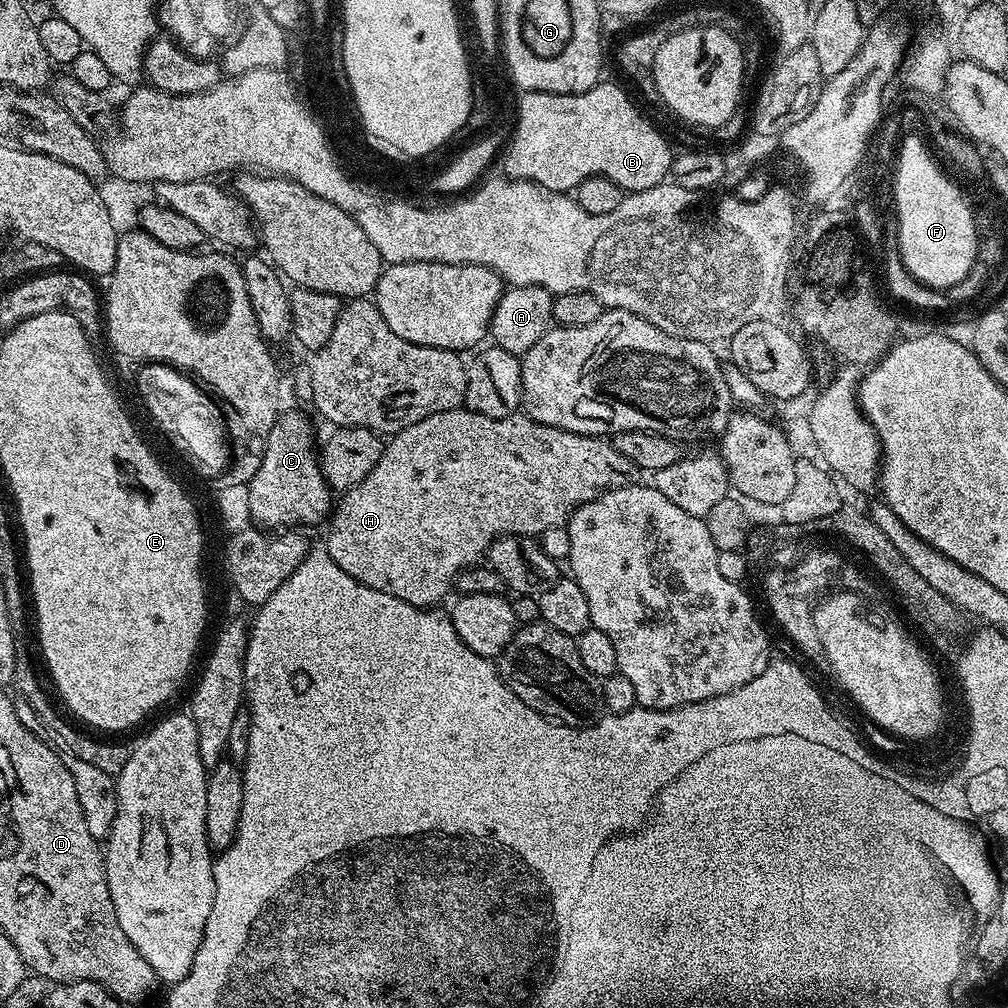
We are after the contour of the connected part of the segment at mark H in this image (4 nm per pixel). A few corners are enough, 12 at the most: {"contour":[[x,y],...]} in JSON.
{"contour":[[458,407],[339,497],[330,558],[436,608],[502,536],[642,473],[611,439]]}

